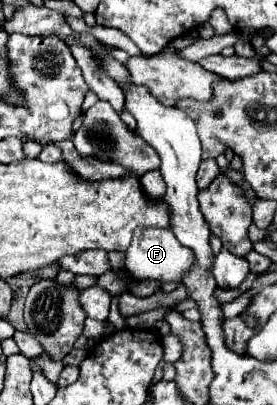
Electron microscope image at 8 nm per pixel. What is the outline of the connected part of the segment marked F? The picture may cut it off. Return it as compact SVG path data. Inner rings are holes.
M139 228L135 232L131 246L125 256L125 270L133 276L133 280L159 280L159 282L181 282L183 274L189 272L195 264L195 254L191 248L179 244L171 228Z

